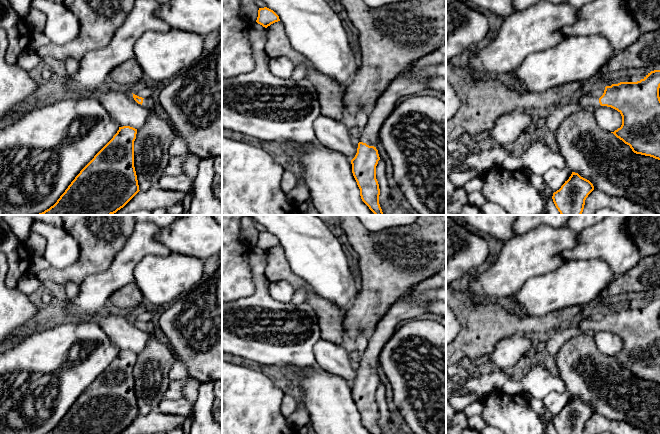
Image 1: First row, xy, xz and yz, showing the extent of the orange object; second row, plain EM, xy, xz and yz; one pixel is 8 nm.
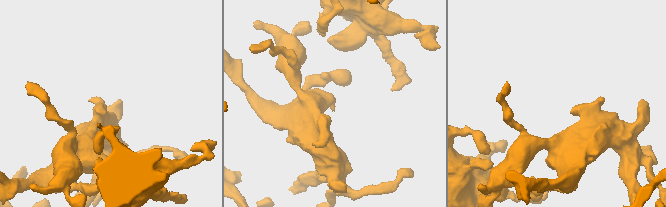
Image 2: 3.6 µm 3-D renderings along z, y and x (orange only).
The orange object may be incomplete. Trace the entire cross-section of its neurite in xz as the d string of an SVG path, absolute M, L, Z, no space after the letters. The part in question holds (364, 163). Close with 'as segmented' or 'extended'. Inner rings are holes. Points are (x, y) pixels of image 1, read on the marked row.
M417 74L397 77L387 86L368 113L368 122L351 164L361 199L375 215L383 215L379 204L380 189L376 179L376 166L380 157L375 147L380 141L381 127L394 110L399 98L416 95L428 89L429 86L421 82Z; extended

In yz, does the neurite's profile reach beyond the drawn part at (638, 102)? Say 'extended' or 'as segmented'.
extended

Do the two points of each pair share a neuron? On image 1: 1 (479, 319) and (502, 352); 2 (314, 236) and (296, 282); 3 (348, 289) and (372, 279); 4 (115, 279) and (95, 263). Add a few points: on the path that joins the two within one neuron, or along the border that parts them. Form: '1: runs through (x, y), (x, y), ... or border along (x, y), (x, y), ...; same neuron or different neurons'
1: border along (517, 333), (503, 337), (485, 359); different neurons
2: border along (285, 257), (290, 269), (304, 283); different neurons
3: border along (359, 288), (357, 297), (348, 309); different neurons
4: border along (118, 251), (106, 269), (89, 274), (83, 281); different neurons

